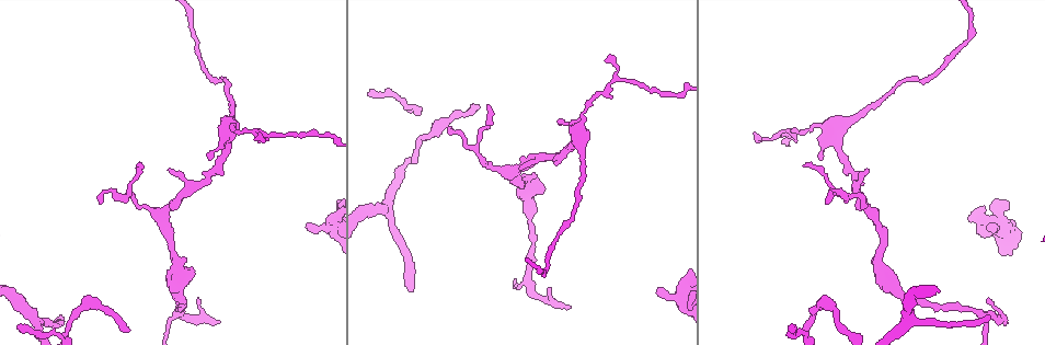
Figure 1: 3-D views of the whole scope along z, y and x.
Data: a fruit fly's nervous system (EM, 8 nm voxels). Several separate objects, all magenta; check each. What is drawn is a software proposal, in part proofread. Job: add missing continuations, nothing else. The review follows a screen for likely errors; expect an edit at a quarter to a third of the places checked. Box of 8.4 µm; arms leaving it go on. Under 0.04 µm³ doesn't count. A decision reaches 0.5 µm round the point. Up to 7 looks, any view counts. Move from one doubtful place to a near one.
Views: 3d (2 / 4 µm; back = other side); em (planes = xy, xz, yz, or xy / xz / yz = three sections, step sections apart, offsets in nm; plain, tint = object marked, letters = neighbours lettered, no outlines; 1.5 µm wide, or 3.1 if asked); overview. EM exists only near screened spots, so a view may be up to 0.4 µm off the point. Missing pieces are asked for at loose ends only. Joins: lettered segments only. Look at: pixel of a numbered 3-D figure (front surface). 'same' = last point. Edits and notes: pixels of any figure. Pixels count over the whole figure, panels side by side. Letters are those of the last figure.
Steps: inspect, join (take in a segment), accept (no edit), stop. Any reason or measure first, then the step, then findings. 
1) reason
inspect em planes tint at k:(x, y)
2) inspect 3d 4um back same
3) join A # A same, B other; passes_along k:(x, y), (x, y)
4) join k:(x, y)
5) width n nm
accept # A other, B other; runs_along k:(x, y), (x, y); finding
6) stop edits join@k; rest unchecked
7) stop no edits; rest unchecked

tapers out
inspect 3d 4um at 1:(758, 139)

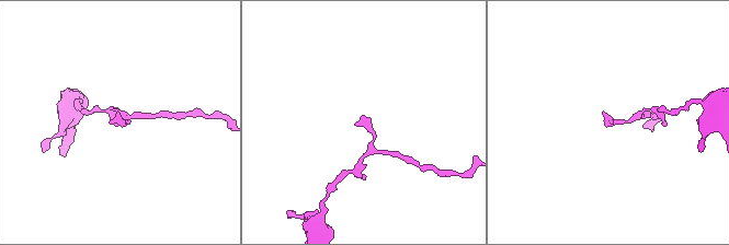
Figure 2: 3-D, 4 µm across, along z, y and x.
inspect em yz step 4 letters at 2:(355, 125)

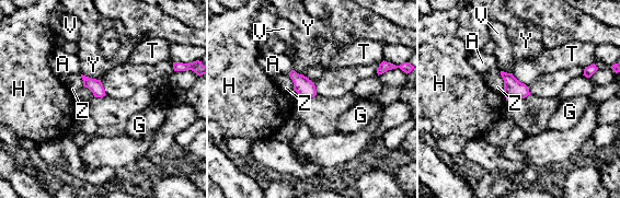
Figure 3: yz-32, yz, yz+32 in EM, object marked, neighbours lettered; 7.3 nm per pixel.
longest_contact Z 160 nm
join A # A same, G other, H other, T other, V other, Y other, Z other; passes_along 3:(302, 85), (290, 71), (273, 63); the neuron continues

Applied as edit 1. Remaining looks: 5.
thin end
inspect em xy step 4 tint at 1:(60, 314)

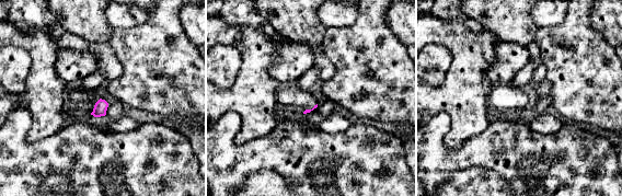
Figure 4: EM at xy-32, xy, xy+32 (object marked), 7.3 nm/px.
another direction
inspect em planes letters same

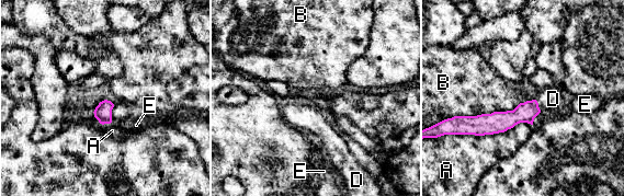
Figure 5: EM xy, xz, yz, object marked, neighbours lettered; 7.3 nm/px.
longest_contact A 550 nm
join D # A other, B other, D same, E other; it goes on there

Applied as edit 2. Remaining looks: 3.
inspect overview

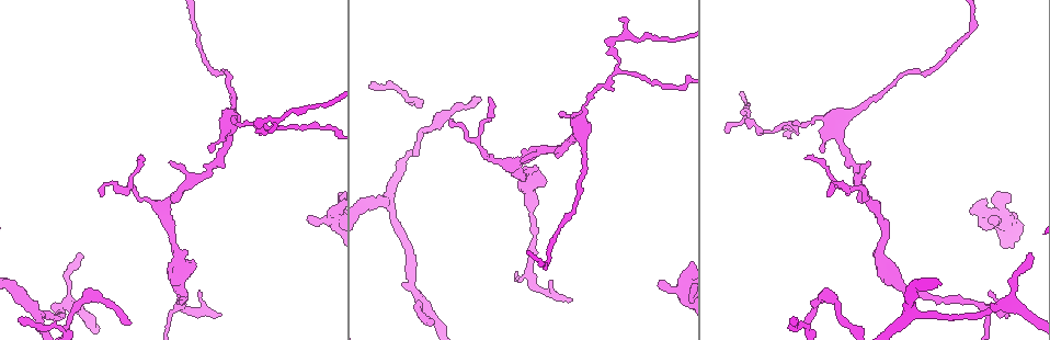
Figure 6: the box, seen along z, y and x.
inspect em planes letters at 6:(990, 216)

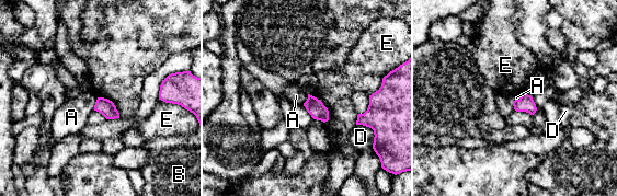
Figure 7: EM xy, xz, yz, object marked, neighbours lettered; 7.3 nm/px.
width 120 nm
accept # A other, B other, D other, E other; border 7:(98, 98), (93, 110); no lettered segment goes on from it

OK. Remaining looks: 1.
stop edits join@3, join@5; rest unchecked

